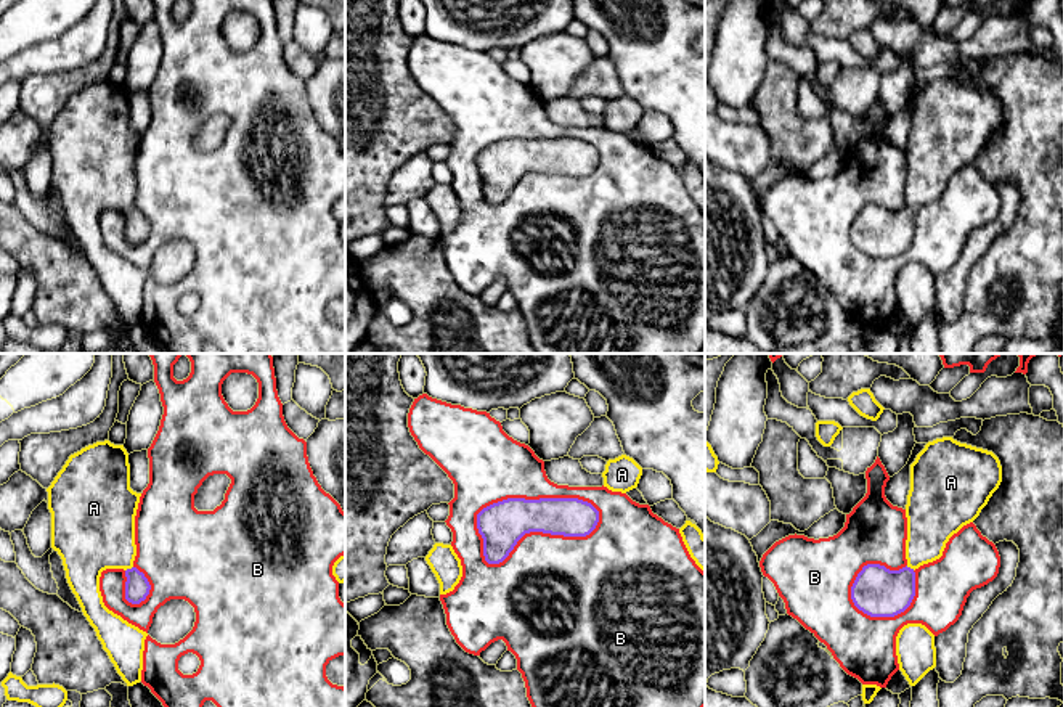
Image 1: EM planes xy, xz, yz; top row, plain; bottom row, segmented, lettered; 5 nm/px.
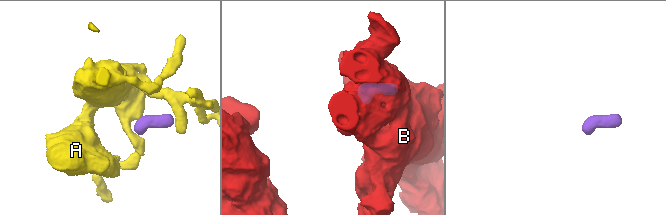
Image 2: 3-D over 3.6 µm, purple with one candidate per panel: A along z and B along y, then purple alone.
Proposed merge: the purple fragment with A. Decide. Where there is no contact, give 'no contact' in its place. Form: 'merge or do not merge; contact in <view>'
merge; contact in xy

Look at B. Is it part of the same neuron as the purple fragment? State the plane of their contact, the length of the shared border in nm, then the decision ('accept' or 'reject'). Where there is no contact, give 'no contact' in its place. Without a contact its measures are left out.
meets purple in xz; contact 650 nm long; reject

